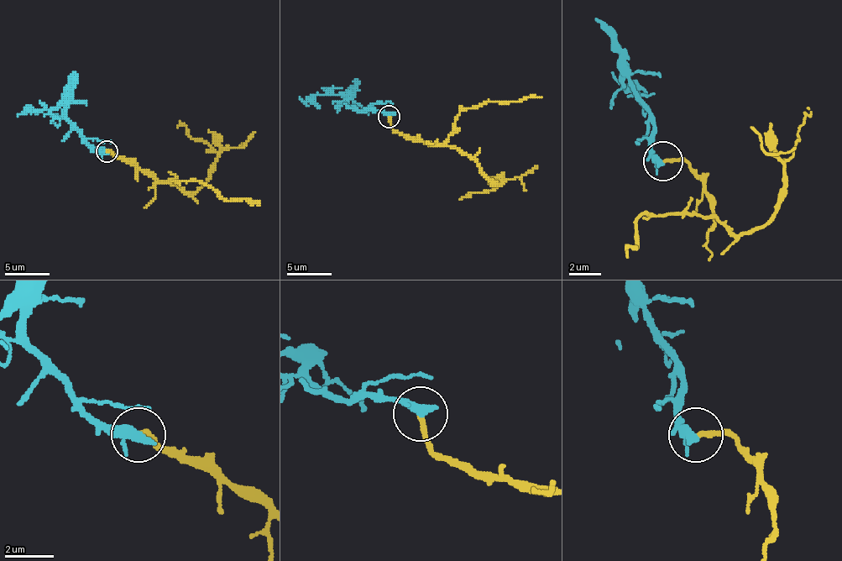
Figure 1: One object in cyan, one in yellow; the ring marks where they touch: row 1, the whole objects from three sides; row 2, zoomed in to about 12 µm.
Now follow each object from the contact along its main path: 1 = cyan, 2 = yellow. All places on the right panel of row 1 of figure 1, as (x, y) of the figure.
1: (663, 162), (651, 154), (651, 110), (624, 79), (624, 86), (635, 91), (628, 98)
2: (663, 162), (687, 165), (711, 193), (715, 213), (734, 233), (746, 233), (774, 213), (782, 165), (810, 118)

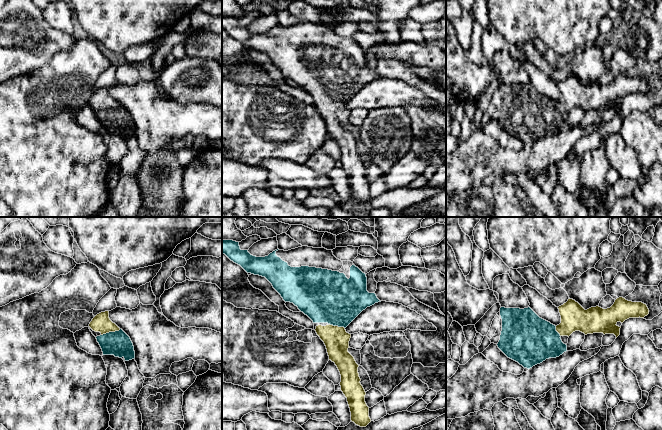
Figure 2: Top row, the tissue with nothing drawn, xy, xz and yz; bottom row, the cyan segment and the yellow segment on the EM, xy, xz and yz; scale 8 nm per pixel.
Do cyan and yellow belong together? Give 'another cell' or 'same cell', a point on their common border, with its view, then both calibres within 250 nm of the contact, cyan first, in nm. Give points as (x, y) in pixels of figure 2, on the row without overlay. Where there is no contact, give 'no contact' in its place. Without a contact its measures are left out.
same cell; meets cyan in xy at (110, 108); 200 nm thick on the cyan side, 150 nm on the other

